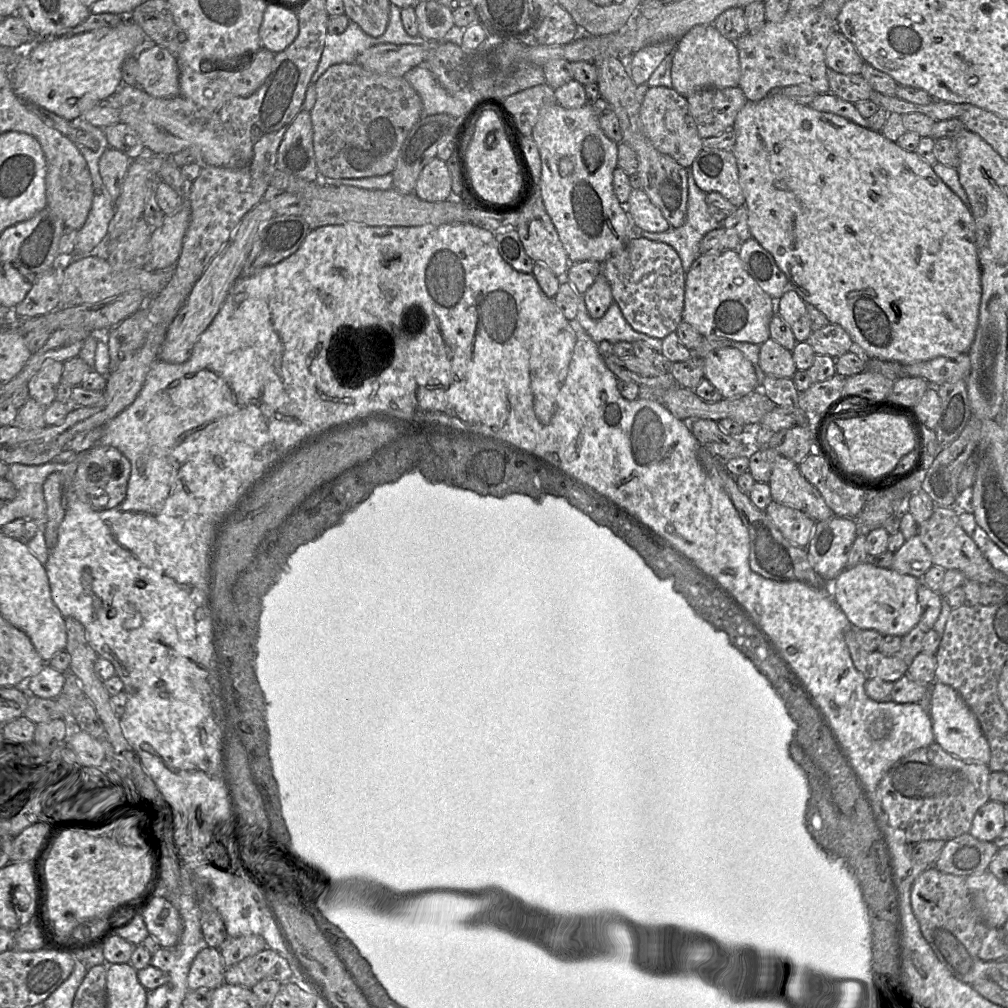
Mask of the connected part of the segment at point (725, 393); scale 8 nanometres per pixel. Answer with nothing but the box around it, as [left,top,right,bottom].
[704,347,761,399]

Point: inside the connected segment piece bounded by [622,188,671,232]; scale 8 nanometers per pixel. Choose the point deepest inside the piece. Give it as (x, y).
(644, 214)

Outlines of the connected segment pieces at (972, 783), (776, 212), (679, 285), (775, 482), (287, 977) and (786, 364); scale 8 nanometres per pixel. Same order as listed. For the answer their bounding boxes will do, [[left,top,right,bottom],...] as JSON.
[[877,742,990,843],[732,91,982,364],[602,238,686,339],[760,446,835,522],[225,948,292,988],[759,338,797,379]]

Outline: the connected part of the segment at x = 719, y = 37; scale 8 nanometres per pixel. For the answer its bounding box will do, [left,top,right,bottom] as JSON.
[671,24,741,97]

